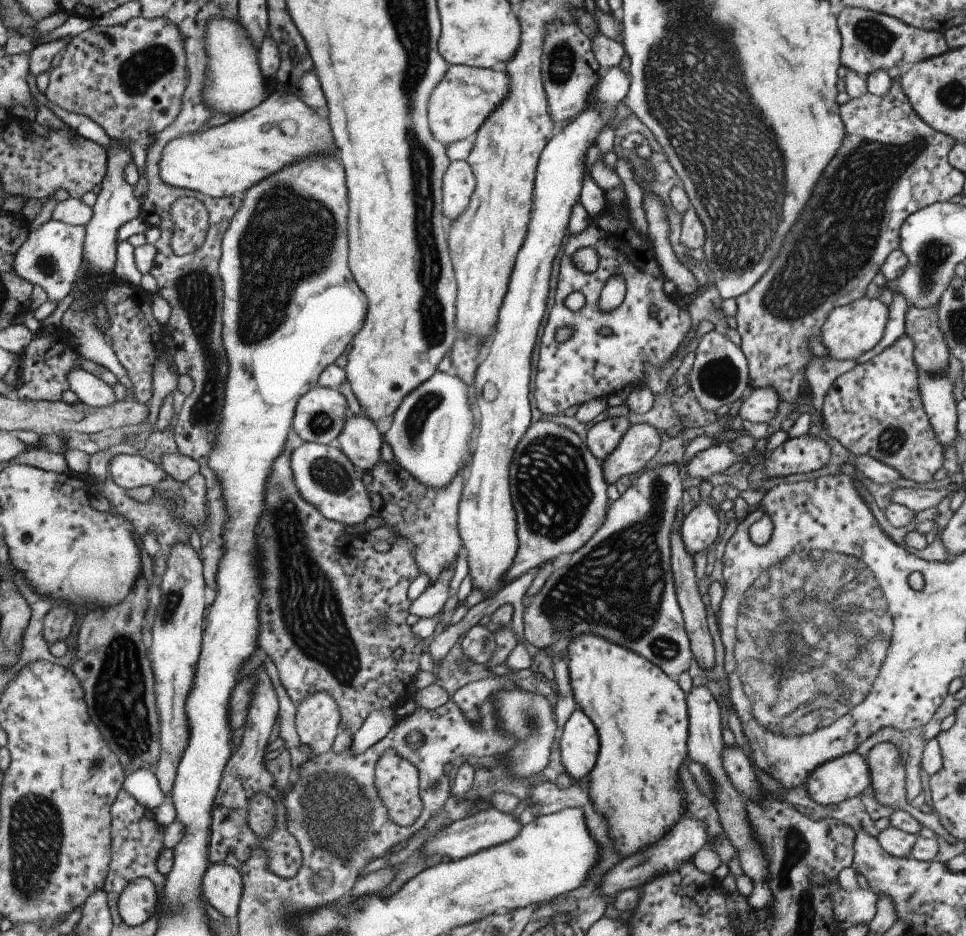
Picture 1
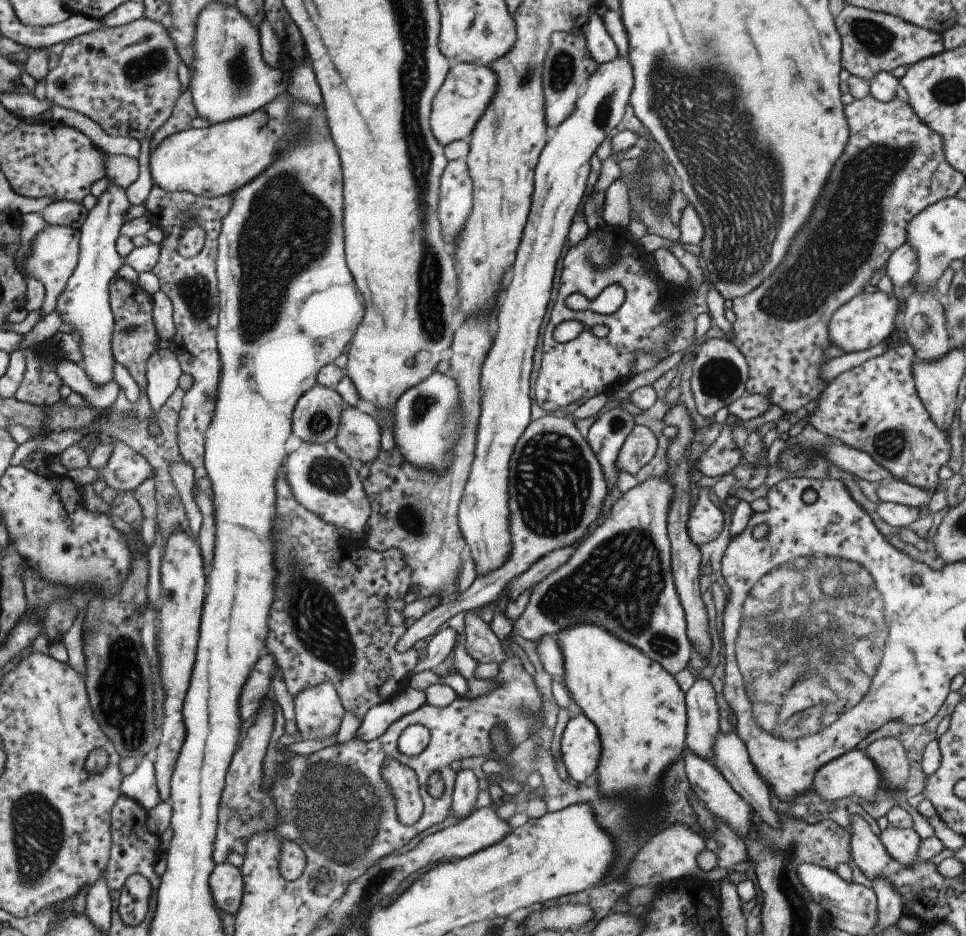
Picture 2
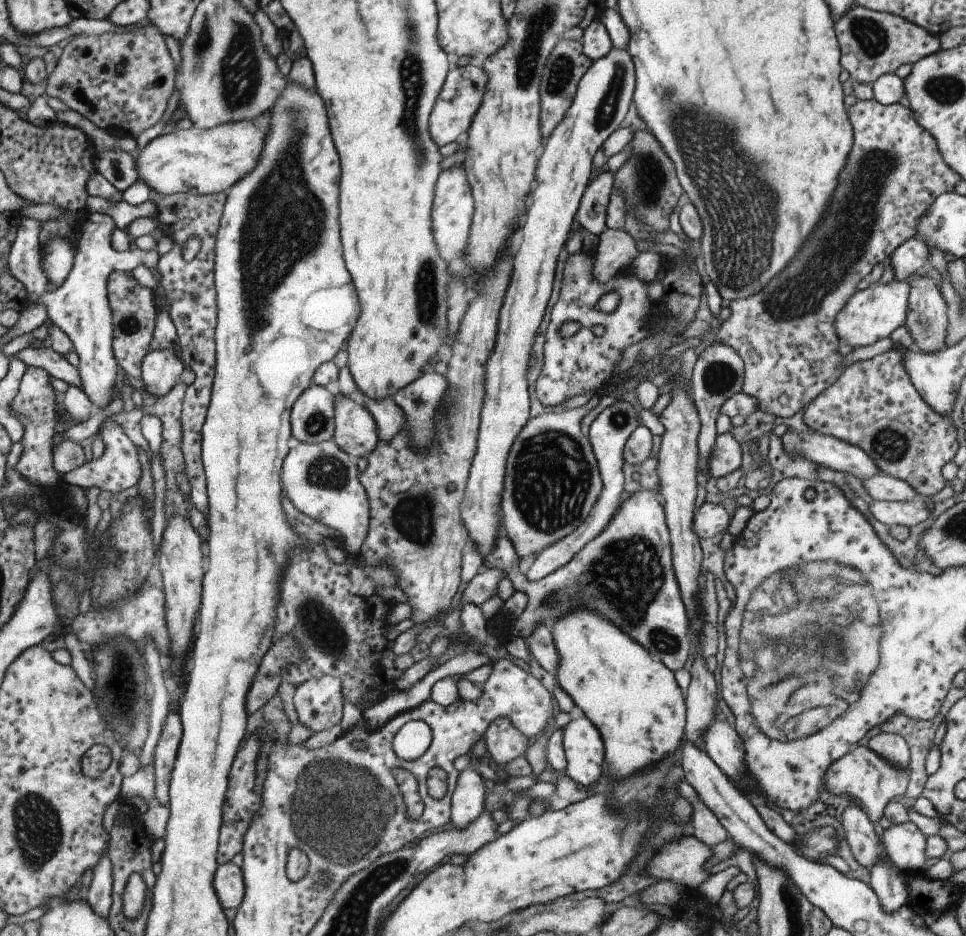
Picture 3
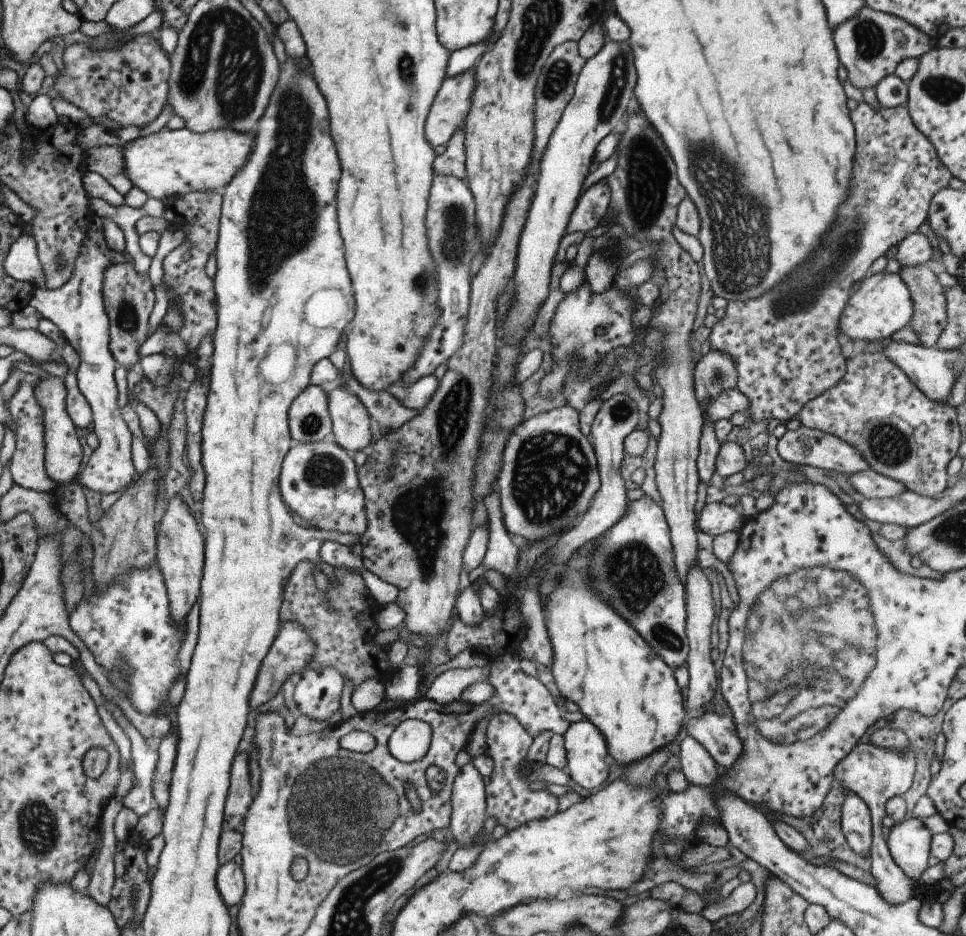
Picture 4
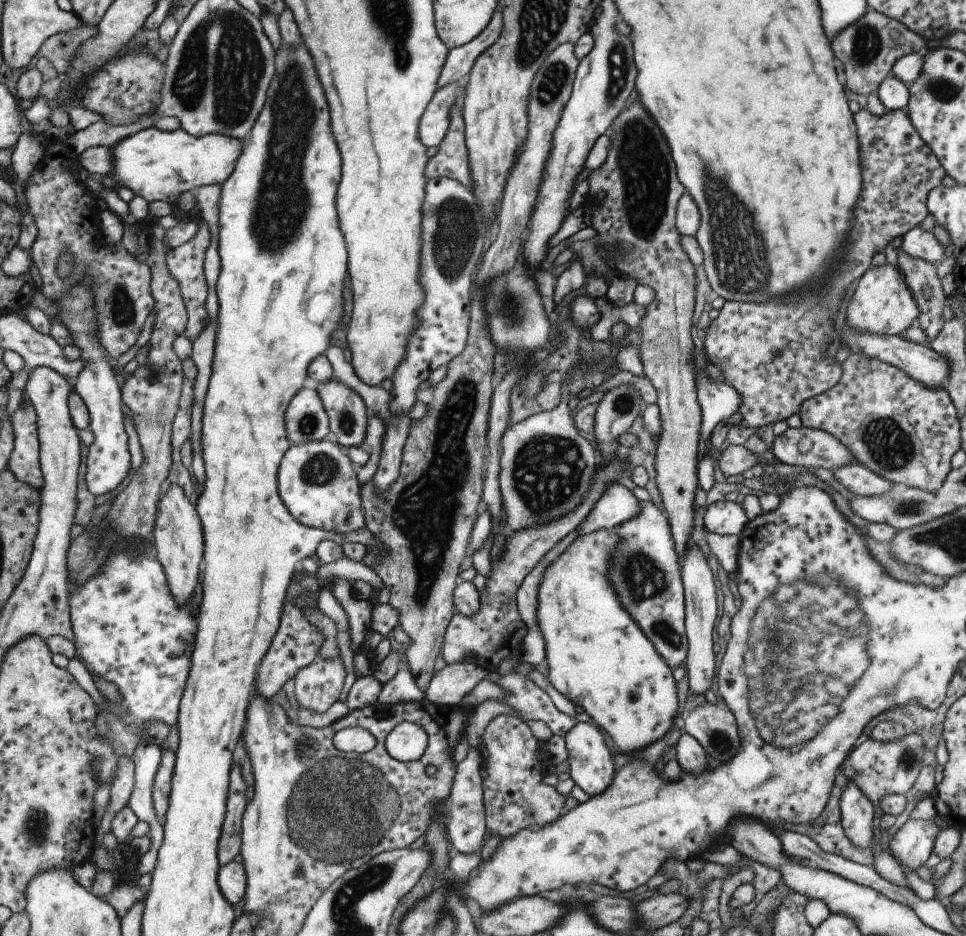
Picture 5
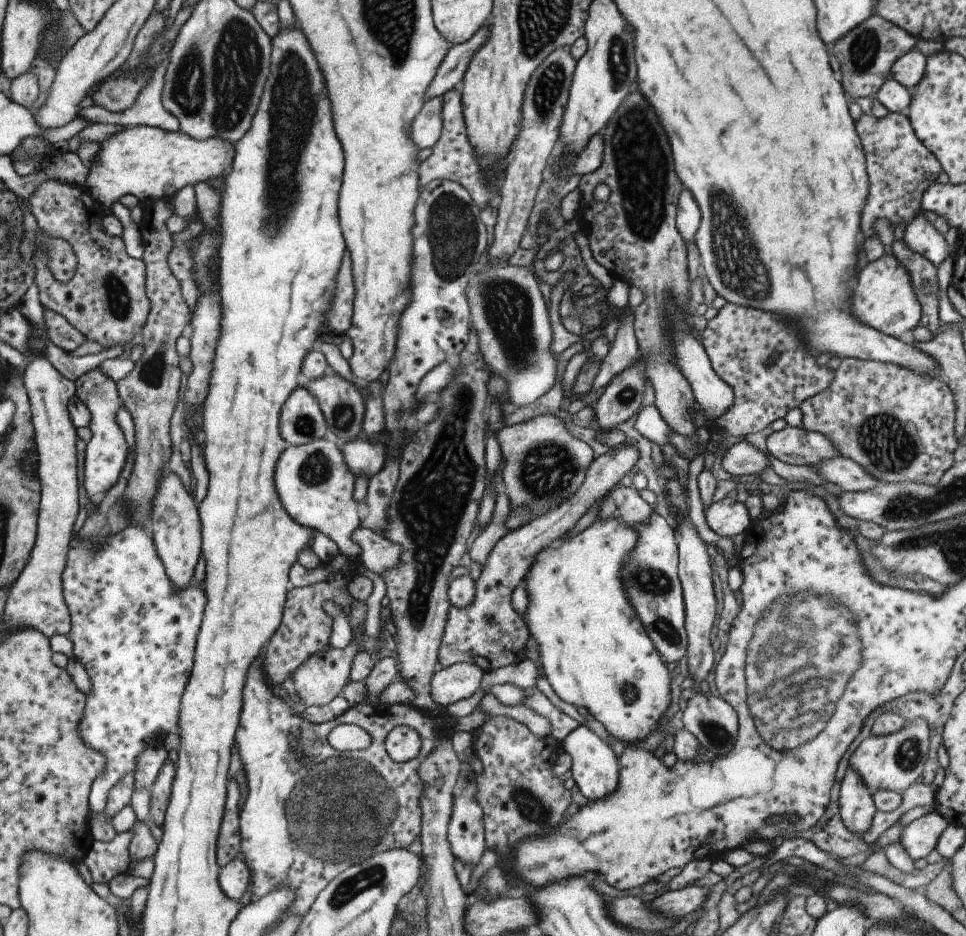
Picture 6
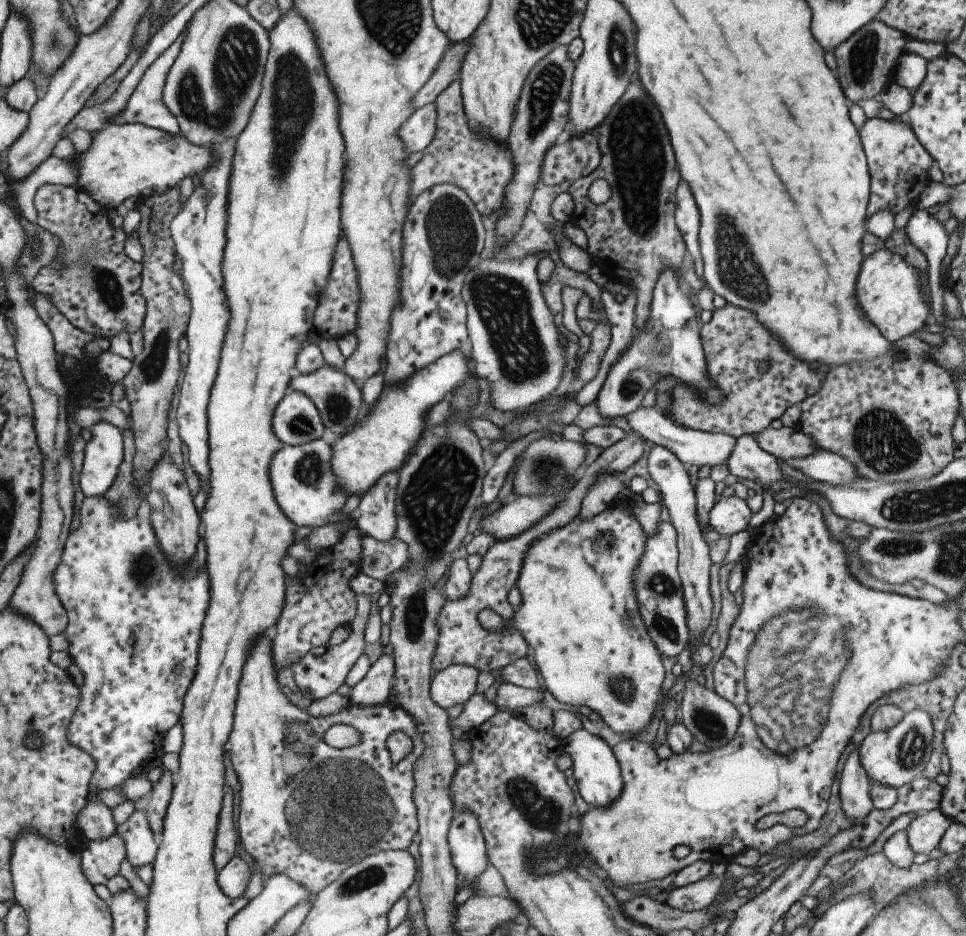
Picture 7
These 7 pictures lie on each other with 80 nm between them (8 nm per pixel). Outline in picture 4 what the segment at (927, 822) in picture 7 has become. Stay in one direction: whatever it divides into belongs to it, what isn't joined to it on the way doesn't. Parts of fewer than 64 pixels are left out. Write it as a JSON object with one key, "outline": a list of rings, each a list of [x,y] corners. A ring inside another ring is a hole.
{"outline":[[[911,818],[891,827],[885,838],[891,859],[912,882],[927,867],[931,836],[919,819]]]}

